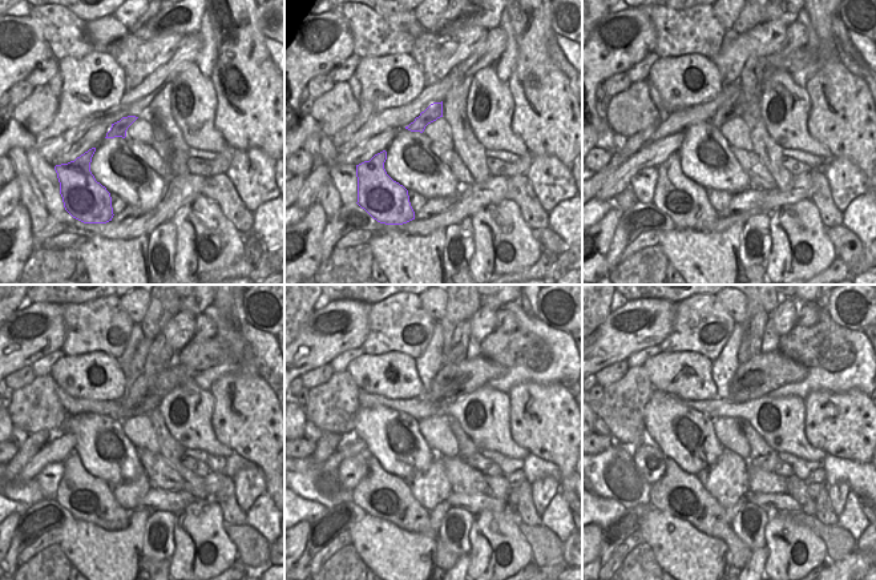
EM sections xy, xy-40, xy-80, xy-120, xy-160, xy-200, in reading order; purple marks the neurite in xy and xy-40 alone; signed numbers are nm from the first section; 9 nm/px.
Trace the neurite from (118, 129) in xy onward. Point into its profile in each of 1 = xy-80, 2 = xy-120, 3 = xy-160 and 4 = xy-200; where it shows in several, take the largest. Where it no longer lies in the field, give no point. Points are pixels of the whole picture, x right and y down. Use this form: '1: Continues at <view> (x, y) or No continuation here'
1: Continues at xy-80 (733, 107)
2: Continues at xy-120 (140, 399)
3: Continues at xy-160 (453, 381)
4: Continues at xy-200 (761, 374).

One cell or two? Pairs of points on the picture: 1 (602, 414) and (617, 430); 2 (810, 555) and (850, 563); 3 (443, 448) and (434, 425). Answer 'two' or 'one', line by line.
1: one
2: two
3: one

